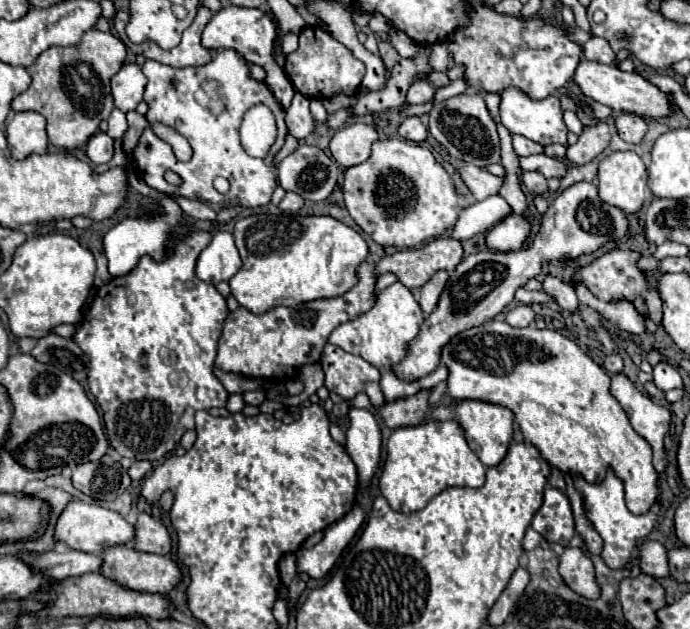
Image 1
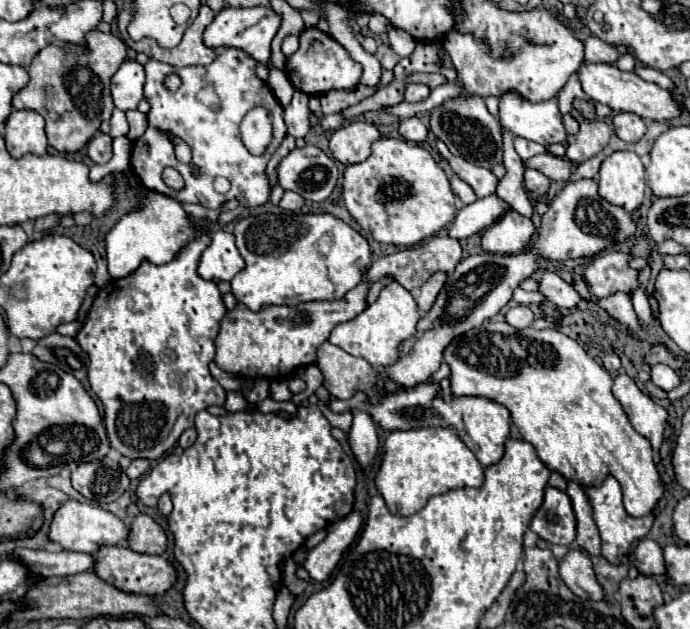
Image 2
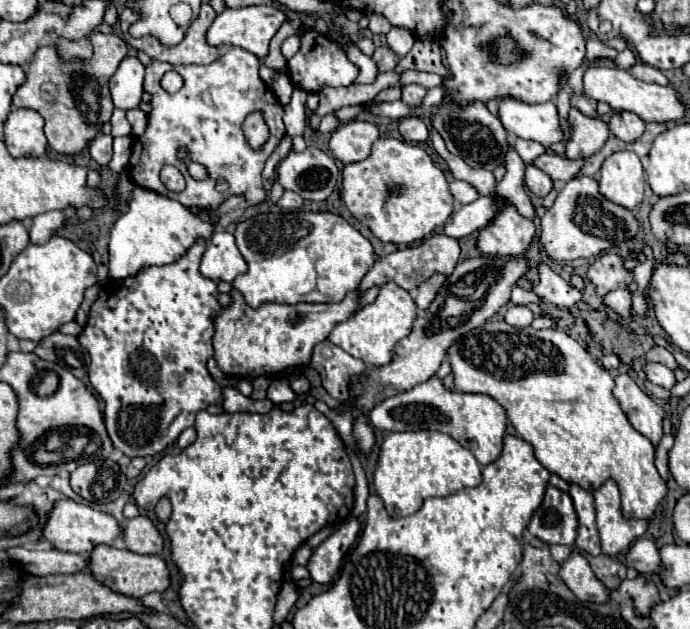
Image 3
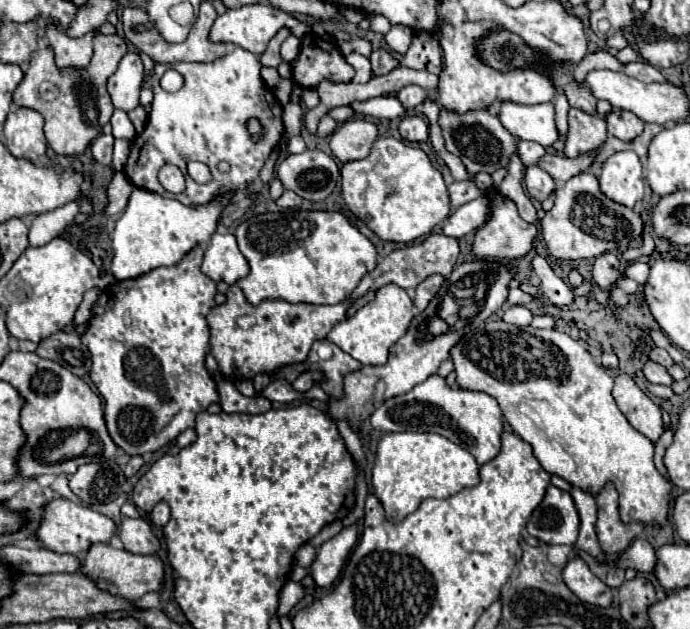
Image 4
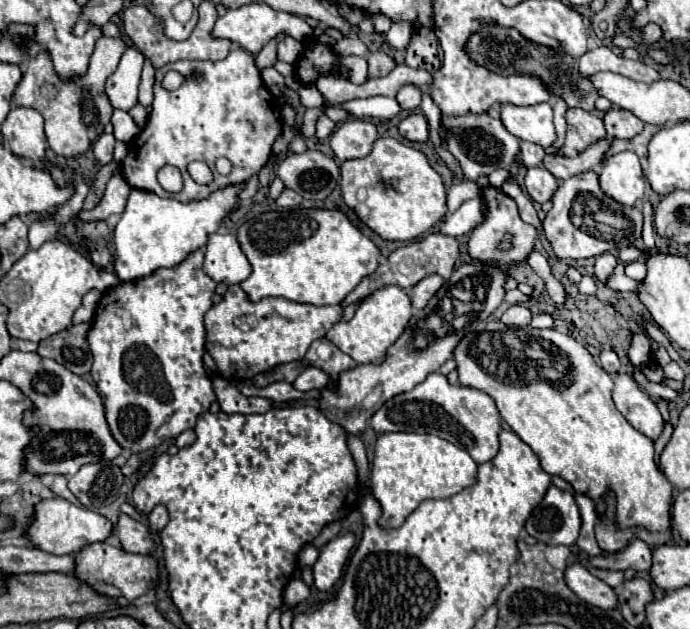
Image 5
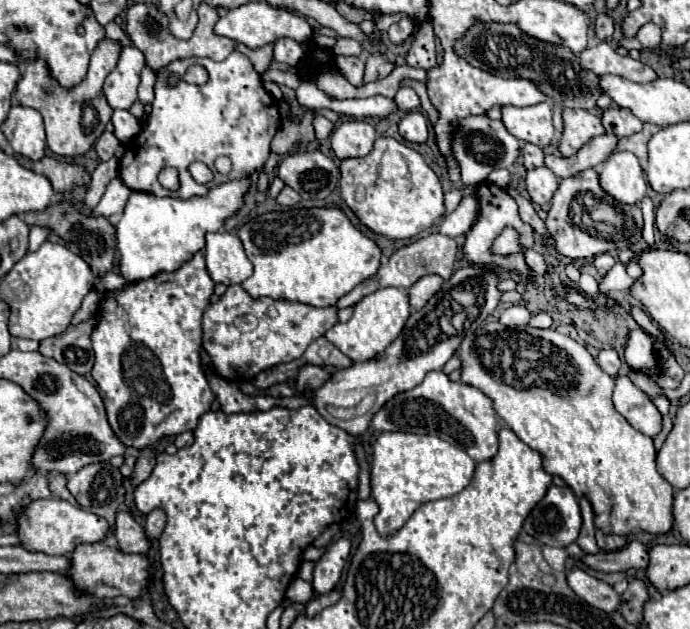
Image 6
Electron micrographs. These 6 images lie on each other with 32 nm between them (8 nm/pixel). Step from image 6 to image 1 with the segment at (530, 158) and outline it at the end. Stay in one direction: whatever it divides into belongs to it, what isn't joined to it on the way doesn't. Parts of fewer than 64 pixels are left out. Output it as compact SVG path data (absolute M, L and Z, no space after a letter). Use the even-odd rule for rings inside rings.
M516 134L514 136L514 150L516 150L518 156L532 156L532 154L544 152L544 146L540 146L540 144L536 144L536 142L532 142L532 140Z

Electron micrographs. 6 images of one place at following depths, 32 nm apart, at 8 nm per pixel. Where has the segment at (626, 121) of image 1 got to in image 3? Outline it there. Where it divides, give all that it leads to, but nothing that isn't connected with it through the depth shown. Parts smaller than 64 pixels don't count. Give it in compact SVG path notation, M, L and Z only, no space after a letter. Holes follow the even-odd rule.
M614 112L610 116L608 128L616 138L620 138L624 142L634 142L636 138L642 136L644 122L632 112Z

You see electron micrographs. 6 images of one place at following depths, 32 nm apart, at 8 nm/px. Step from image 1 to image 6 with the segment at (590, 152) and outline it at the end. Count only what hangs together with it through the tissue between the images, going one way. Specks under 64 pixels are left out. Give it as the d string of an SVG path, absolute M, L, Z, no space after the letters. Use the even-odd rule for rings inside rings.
M564 108L562 110L562 122L564 130L558 140L558 152L562 156L574 156L582 144L586 144L590 138L604 134L604 128L600 124L600 116L588 112L588 110L576 110L576 108Z

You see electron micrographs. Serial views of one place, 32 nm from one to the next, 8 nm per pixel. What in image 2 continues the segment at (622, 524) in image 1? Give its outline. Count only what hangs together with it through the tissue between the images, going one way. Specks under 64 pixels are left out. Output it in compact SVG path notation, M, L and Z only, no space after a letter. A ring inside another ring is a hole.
M608 476L598 488L584 488L592 500L592 508L594 508L594 522L600 530L600 538L602 538L602 556L608 558L610 562L618 564L626 558L626 554L632 550L632 546L648 534L650 526L652 526L652 516L644 516L644 518L634 518L628 516L624 506L622 506L622 490L620 484Z

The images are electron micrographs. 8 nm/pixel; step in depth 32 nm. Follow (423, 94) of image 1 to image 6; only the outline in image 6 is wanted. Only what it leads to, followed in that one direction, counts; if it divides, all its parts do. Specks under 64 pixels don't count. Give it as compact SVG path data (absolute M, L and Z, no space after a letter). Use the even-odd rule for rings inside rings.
M400 88L394 96L394 102L398 110L416 110L420 106L420 100L412 88Z

